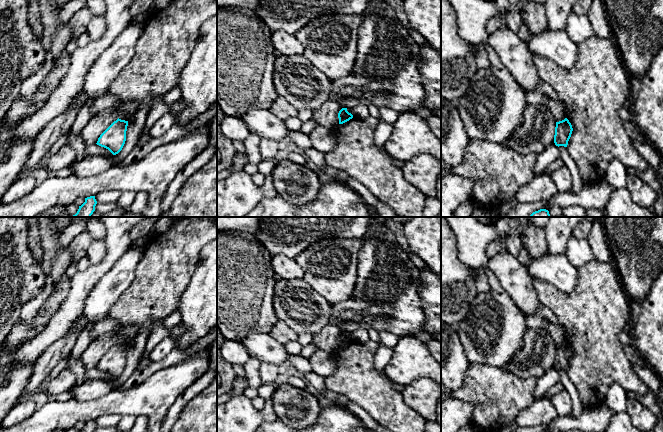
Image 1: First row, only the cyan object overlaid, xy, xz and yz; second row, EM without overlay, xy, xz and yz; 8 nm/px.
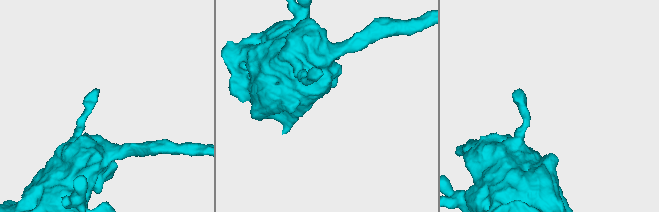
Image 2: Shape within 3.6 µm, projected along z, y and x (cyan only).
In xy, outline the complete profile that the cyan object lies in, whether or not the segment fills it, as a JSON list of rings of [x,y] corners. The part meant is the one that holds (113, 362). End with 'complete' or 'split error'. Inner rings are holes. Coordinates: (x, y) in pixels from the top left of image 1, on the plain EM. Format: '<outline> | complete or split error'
[[[117,343],[98,362],[97,369],[108,373],[113,379],[118,378],[126,365],[128,345]]] | complete

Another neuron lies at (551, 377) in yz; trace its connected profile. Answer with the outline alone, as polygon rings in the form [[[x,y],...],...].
[[[555,367],[548,369],[544,375],[538,378],[536,389],[534,391],[535,401],[544,398],[547,390],[560,381],[560,375]]]

